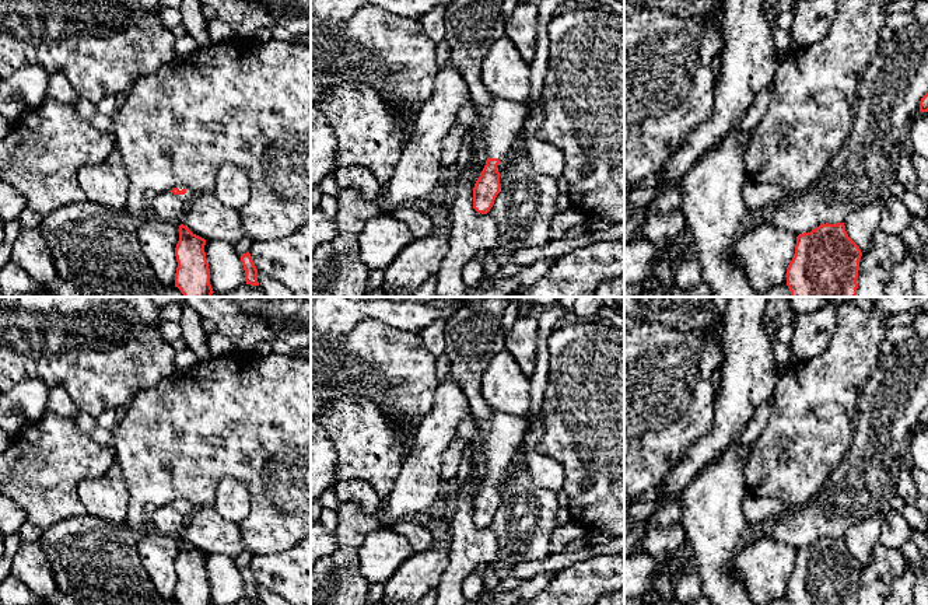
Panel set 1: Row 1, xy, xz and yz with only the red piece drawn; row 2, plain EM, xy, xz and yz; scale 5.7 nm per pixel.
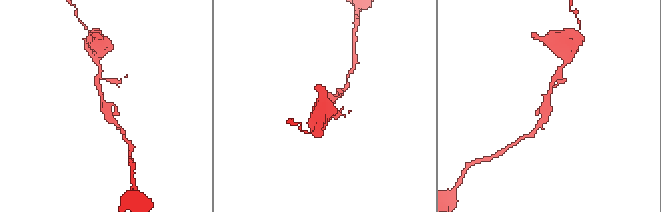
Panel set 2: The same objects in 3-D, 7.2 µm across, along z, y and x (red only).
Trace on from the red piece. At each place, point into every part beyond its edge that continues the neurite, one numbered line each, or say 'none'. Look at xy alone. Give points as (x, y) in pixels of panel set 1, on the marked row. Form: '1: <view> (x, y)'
1: xy (189, 195)

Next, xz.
1: xz (504, 128)

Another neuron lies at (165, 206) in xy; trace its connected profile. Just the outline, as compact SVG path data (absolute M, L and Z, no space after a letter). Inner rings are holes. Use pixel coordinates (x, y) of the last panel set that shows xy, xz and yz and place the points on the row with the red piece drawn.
M158 192L148 209L154 217L171 224L181 225L183 223L186 204L182 203L172 192Z

